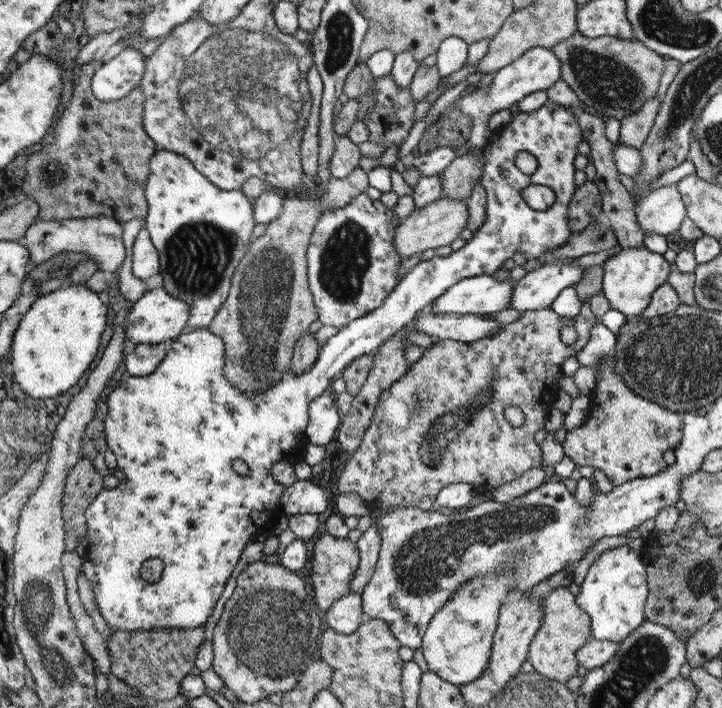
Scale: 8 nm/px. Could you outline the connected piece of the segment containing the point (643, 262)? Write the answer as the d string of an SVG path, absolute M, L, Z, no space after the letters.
M645 246L631 248L631 250L619 250L615 256L607 258L603 262L603 294L609 300L609 306L619 310L625 316L639 316L651 302L655 290L669 284L669 264L661 254L649 252Z

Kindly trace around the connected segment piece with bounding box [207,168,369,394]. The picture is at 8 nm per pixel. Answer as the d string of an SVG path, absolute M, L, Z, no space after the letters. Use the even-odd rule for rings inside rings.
M357 168L343 180L329 178L325 190L317 198L301 198L297 194L285 196L279 218L267 224L263 236L249 242L249 250L231 278L227 300L207 326L209 332L215 332L223 338L223 344L227 344L225 376L229 382L243 388L245 394L265 390L283 378L291 366L297 338L301 338L309 330L309 324L319 318L305 282L305 248L311 240L309 232L313 232L327 214L351 206L351 200L367 188L367 174Z

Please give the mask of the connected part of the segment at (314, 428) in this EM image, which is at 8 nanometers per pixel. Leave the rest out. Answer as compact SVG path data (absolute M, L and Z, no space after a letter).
M327 390L309 404L309 426L305 432L305 442L317 446L329 444L339 424L341 424L341 414L335 404L335 394Z

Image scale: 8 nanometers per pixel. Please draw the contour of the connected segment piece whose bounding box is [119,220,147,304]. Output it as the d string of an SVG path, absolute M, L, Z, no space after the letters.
M131 220L131 222L125 222L123 224L123 246L125 246L125 260L121 262L121 270L119 270L119 288L121 288L121 294L131 300L133 304L147 292L147 282L139 280L133 276L131 272L131 250L133 250L133 242L135 242L135 236L139 234L139 230L143 228L143 222L141 220Z

